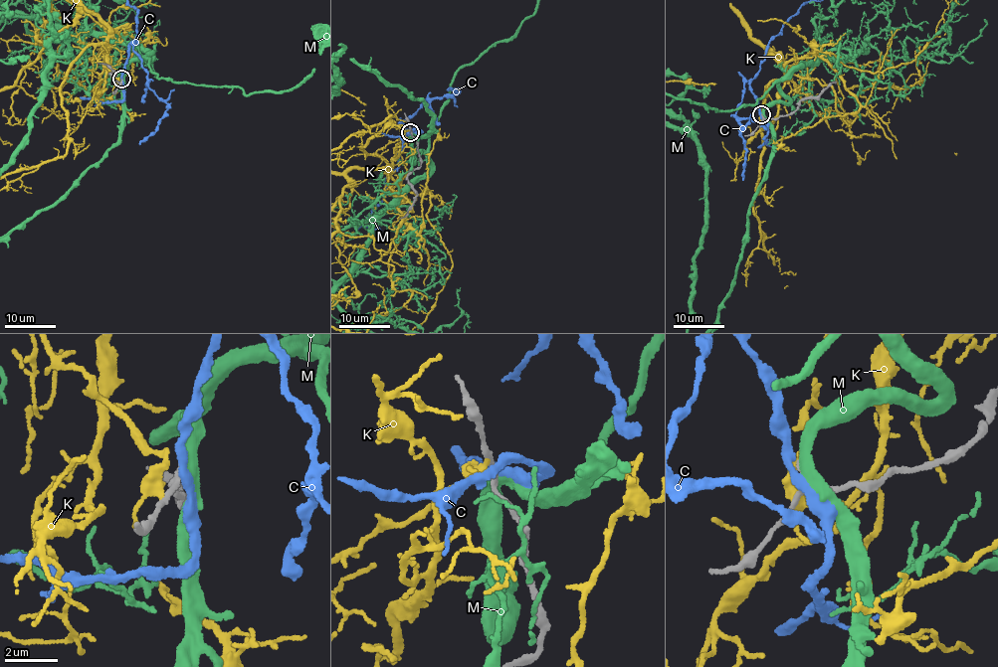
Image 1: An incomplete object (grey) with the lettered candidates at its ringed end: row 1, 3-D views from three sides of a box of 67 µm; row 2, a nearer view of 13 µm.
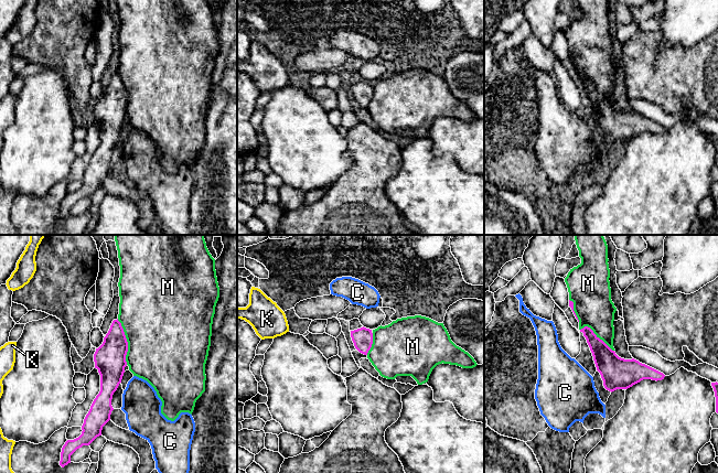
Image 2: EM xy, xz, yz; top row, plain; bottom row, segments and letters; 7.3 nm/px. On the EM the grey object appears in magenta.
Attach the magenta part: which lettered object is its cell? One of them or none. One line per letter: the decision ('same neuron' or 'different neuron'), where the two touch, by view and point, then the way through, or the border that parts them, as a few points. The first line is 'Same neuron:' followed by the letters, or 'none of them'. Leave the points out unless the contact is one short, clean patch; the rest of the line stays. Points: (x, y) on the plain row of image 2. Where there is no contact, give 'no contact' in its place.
Same neuron: C
C: same neuron; no contact
K: different neuron; no contact
M: different neuron; meets magenta in xy at (127, 95)

